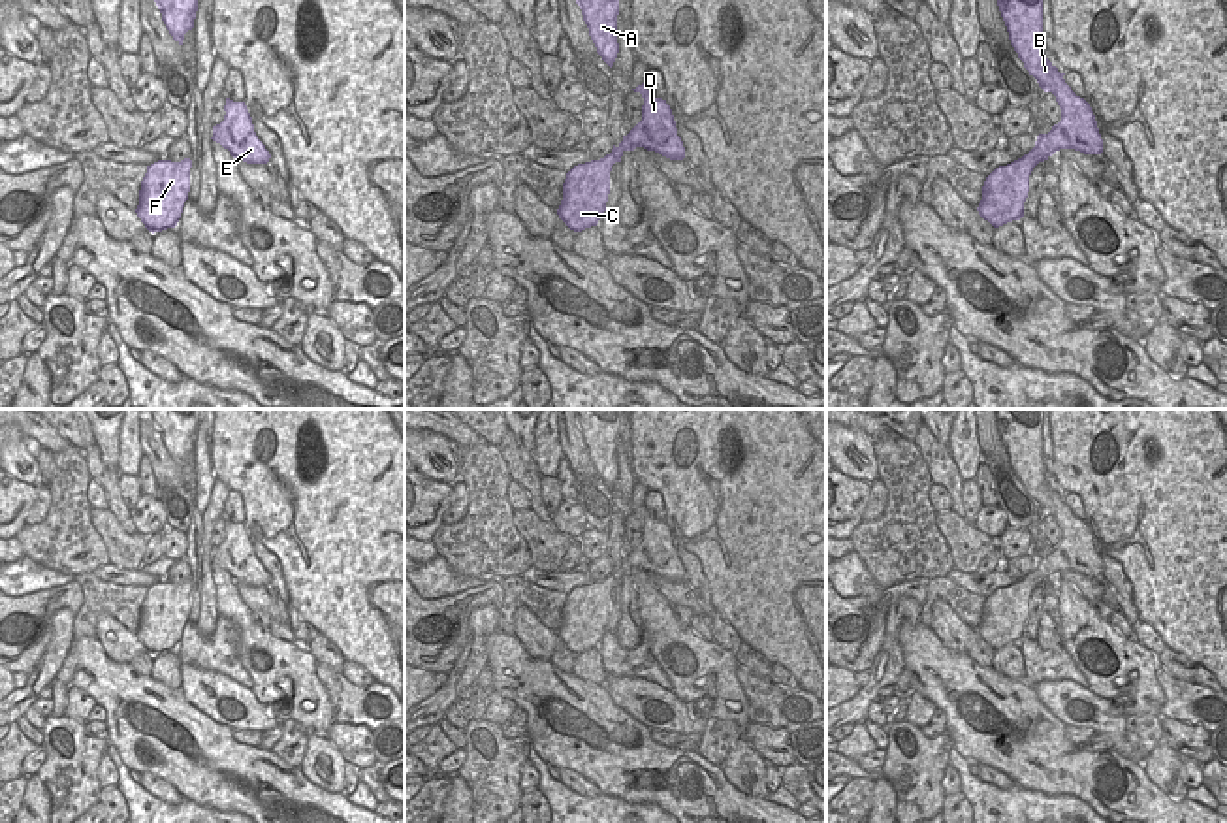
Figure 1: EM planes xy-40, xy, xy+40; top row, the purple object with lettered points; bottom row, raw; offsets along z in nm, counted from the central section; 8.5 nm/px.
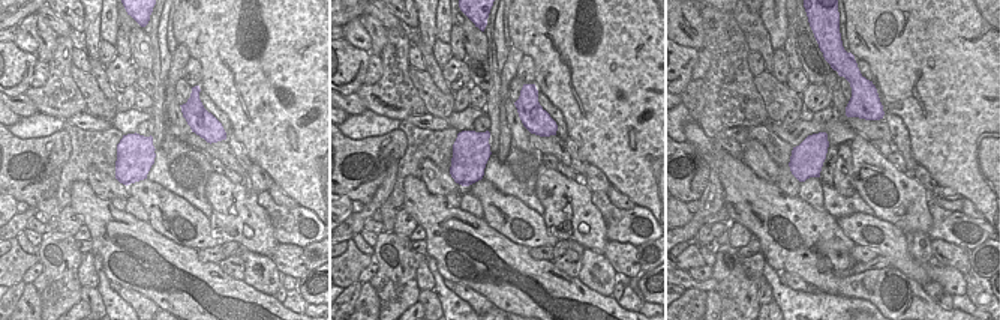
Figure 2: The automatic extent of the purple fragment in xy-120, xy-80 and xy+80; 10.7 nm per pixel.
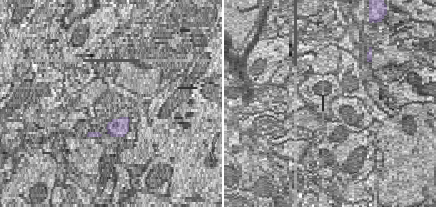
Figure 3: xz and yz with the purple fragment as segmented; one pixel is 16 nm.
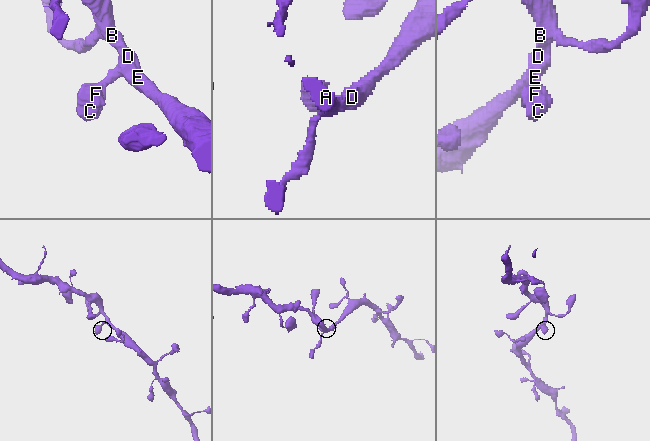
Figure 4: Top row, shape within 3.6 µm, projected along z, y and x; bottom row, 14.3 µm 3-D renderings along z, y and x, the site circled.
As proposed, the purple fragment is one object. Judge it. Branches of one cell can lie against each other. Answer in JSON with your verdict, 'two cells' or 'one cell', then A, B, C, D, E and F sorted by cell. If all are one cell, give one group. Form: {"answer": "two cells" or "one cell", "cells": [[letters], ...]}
{"answer": "one cell", "cells": [["A", "B", "C", "D", "E", "F"]]}

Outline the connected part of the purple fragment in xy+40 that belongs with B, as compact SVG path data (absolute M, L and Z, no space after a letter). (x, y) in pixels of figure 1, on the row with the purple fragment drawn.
M997 0L1011 45L1044 92L1052 92L1061 121L1048 134L1039 134L1035 147L1022 158L996 168L984 181L979 215L994 228L1024 217L1029 175L1039 162L1060 149L1101 154L1103 139L1090 104L1076 96L1044 55L1043 0Z

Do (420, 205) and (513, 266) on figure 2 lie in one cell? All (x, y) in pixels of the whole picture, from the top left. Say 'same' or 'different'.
same

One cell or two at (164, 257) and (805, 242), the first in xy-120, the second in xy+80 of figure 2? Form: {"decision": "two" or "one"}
{"decision": "one"}

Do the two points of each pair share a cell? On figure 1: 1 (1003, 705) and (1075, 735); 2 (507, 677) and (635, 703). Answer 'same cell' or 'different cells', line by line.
1: different cells
2: different cells

